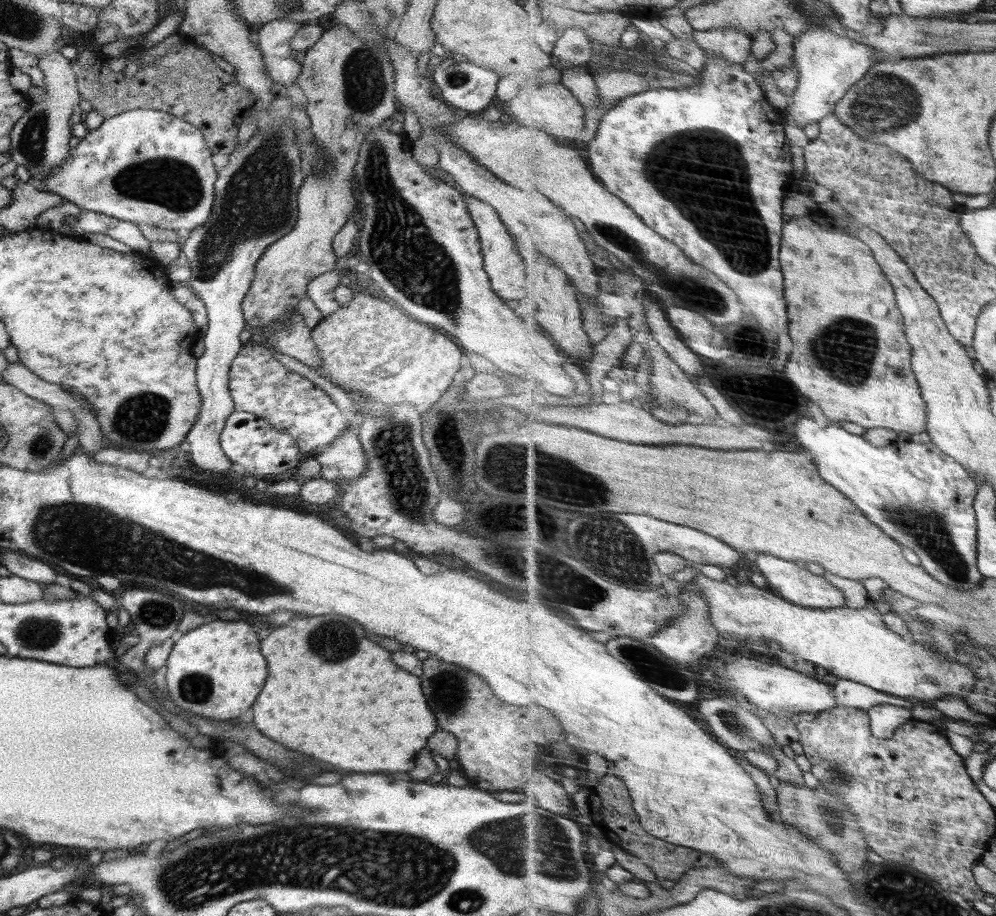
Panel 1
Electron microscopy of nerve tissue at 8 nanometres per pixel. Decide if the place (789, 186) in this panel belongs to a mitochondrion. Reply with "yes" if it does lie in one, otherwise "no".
no

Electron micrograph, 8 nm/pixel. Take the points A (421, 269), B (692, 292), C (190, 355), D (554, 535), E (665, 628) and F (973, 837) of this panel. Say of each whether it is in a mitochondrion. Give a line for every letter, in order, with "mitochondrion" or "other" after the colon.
A: mitochondrion
B: mitochondrion
C: other
D: other
E: other
F: other

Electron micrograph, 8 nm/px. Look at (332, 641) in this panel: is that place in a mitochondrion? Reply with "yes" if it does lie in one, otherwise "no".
yes

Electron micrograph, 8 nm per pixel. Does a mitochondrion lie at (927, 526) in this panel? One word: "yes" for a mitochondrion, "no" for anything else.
yes

